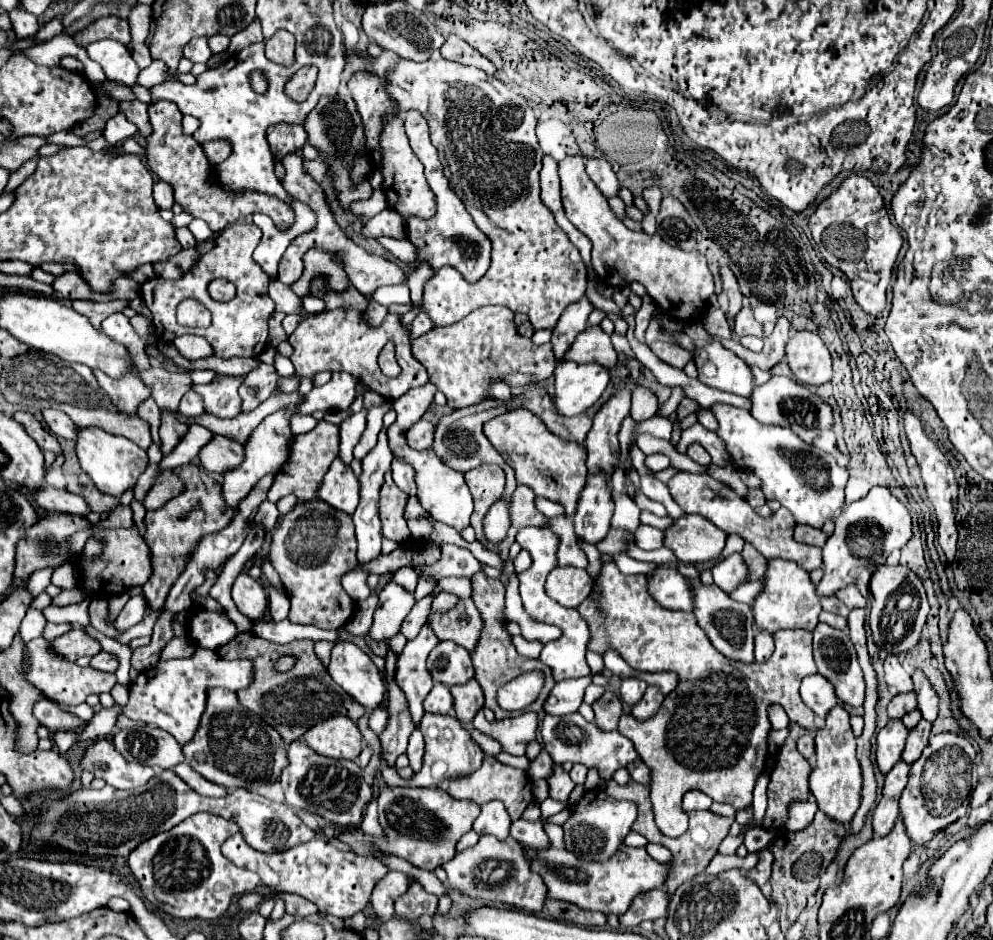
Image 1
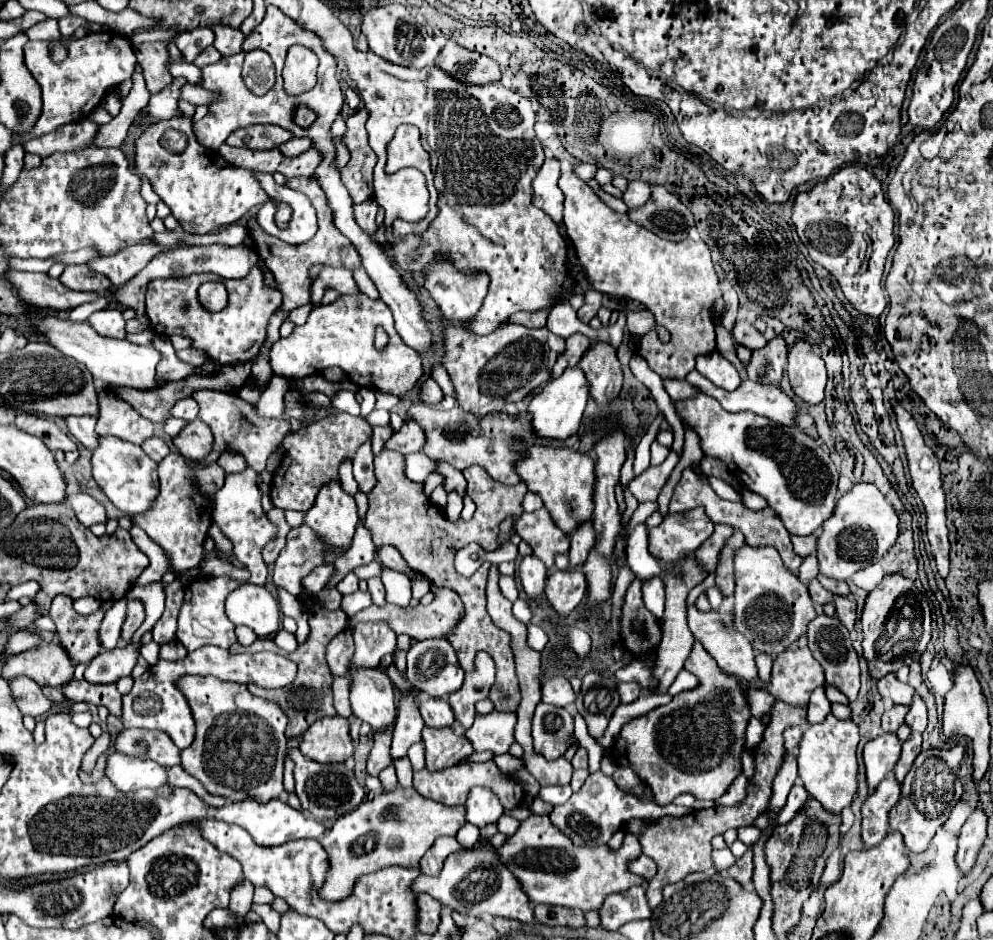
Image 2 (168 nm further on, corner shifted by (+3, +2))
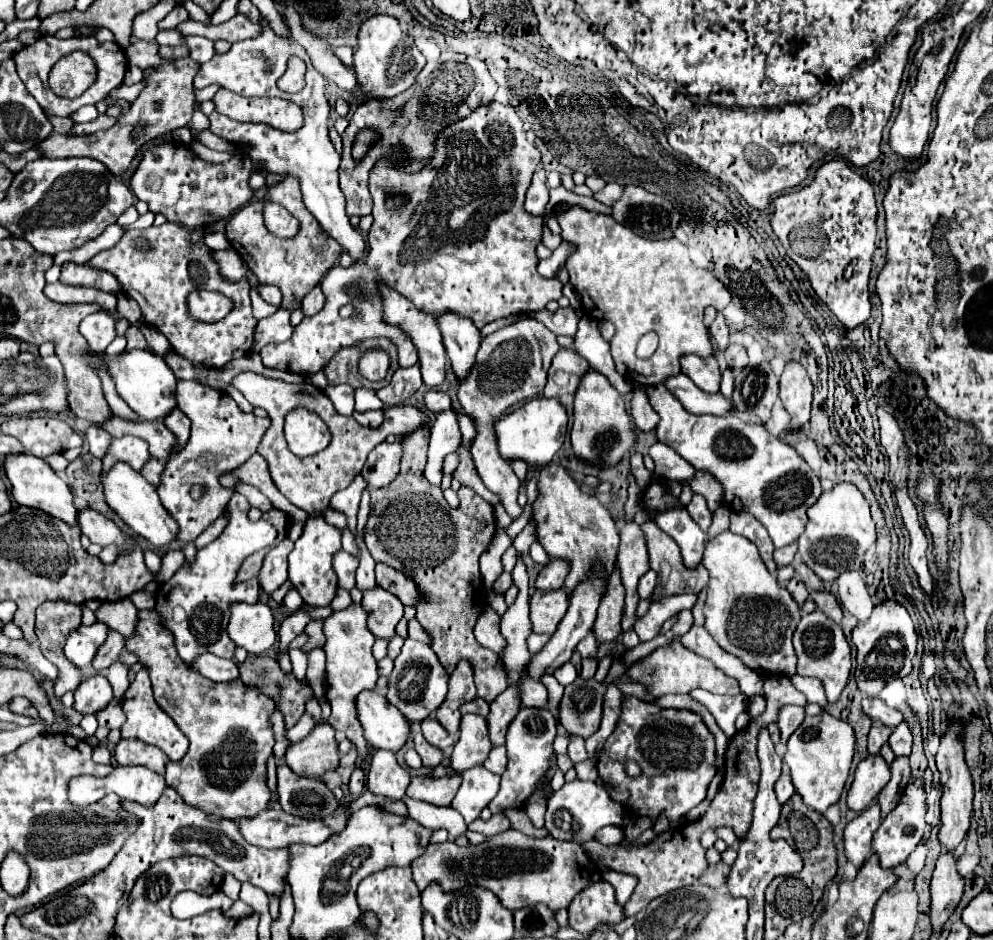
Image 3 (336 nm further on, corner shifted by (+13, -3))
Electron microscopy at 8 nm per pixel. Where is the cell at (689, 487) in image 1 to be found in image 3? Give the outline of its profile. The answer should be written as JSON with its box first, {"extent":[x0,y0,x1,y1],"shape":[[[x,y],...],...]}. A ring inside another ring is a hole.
{"extent":[729,512,777,574],"shape":[[[731,512],[731,526],[729,526],[729,530],[735,532],[735,534],[741,534],[741,536],[747,536],[757,546],[759,556],[765,562],[767,570],[771,574],[777,570],[777,566],[773,562],[775,546],[773,546],[771,538],[769,538],[767,530],[753,516],[749,516],[747,512]]]}

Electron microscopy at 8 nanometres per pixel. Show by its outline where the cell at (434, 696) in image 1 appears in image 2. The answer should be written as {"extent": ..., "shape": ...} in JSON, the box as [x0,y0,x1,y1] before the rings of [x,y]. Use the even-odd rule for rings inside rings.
{"extent":[419,697,453,727],"shape":[[[423,697],[419,703],[419,711],[429,727],[445,727],[453,723],[453,711],[445,699],[429,699]]]}

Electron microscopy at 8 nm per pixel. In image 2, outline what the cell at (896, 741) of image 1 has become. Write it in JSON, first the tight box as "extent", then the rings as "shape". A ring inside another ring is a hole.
{"extent":[863,733,901,789],"shape":[[[883,733],[871,739],[863,749],[863,761],[867,769],[867,785],[875,789],[895,767],[901,755],[901,741],[895,733]]]}

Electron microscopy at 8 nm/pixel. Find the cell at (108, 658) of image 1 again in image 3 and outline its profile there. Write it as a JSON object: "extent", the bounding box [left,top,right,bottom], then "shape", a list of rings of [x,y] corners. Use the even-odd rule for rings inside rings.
{"extent":[73,674,113,714],"shape":[[[97,674],[93,678],[89,678],[87,682],[81,682],[79,688],[75,690],[75,704],[73,708],[79,714],[97,714],[103,708],[107,708],[107,704],[113,700],[113,690],[109,680],[103,674]]]}

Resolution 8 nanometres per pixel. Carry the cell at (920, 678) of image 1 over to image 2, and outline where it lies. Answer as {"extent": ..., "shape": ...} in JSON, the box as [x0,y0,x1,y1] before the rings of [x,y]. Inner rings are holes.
{"extent":[905,693,927,733],"shape":[[[917,693],[913,695],[913,703],[909,707],[905,721],[913,731],[919,731],[919,733],[923,733],[927,727],[927,707],[925,707],[925,701]]]}

